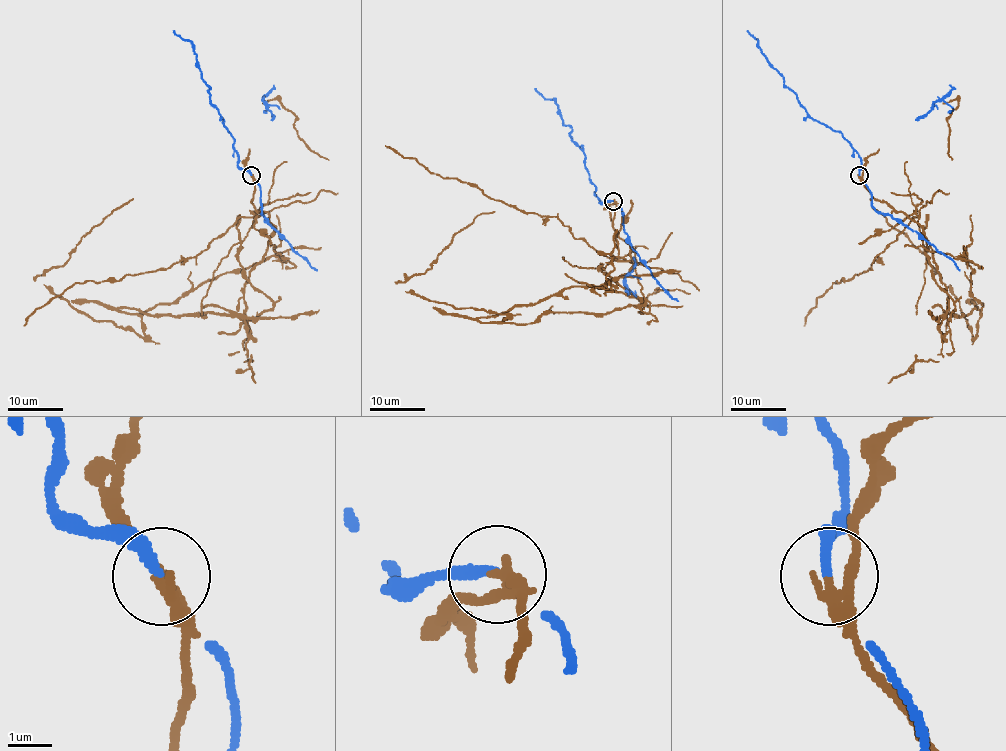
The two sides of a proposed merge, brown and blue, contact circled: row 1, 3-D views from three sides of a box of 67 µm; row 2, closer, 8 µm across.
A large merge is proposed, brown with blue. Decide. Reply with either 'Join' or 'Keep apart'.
Keep apart

